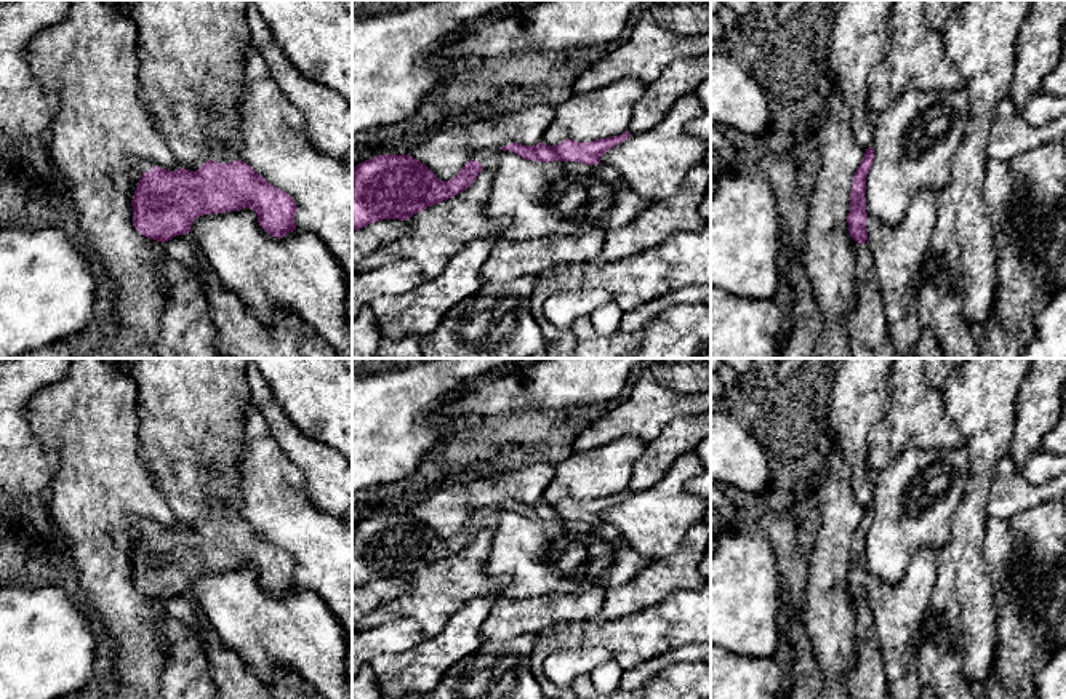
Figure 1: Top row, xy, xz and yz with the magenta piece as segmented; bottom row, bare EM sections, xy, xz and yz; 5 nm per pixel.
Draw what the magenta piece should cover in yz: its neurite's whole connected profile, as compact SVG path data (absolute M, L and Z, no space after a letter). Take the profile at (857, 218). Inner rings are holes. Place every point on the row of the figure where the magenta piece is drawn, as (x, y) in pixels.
M866 149L866 154L853 176L852 192L850 192L850 213L847 218L850 237L864 245L868 240L866 230L866 178L874 162L874 149Z

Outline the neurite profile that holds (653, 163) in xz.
M695 93L685 94L656 126L631 134L605 152L600 163L616 168L635 194L651 202L666 200L711 149L711 142L685 131L685 125L701 114Z

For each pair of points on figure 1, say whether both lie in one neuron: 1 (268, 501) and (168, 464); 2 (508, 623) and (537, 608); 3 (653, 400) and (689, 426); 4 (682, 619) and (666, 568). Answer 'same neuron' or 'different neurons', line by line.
1: different neurons
2: same neuron
3: different neurons
4: different neurons

